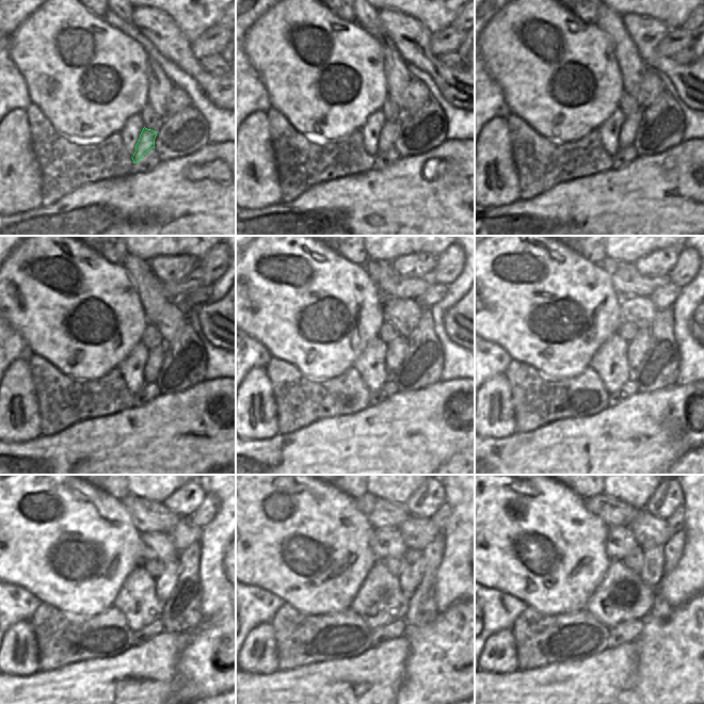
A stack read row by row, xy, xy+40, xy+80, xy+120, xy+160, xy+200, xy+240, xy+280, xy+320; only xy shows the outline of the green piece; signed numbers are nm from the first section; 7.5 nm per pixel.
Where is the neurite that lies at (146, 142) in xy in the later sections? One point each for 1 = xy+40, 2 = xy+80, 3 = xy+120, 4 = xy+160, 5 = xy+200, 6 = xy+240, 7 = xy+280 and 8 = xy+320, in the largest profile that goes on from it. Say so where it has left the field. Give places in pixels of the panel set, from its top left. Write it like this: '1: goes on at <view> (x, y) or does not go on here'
1: goes on at xy+40 (389, 130)
2: goes on at xy+80 (628, 129)
3: goes on at xy+120 (156, 355)
4: goes on at xy+160 (397, 349)
5: goes on at xy+200 (637, 349)
6: goes on at xy+240 (164, 584)
7: goes on at xy+280 (410, 577)
8: goes on at xy+320 (652, 571)

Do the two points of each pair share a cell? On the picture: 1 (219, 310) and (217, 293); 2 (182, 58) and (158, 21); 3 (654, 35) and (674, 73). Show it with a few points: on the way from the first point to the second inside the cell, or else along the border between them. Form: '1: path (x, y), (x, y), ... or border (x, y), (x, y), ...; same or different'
1: border (224, 294), (217, 301), (210, 302); different
2: path (177, 49), (161, 30); same
3: path (653, 45), (653, 52), (665, 64); same

